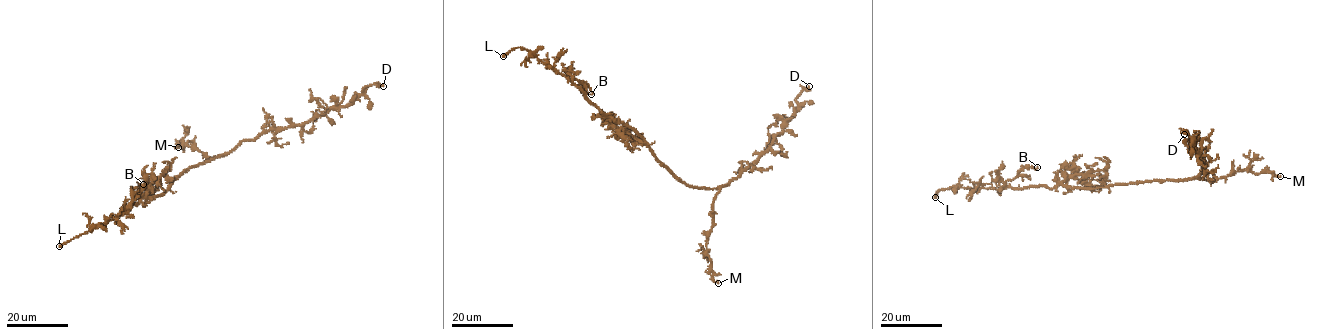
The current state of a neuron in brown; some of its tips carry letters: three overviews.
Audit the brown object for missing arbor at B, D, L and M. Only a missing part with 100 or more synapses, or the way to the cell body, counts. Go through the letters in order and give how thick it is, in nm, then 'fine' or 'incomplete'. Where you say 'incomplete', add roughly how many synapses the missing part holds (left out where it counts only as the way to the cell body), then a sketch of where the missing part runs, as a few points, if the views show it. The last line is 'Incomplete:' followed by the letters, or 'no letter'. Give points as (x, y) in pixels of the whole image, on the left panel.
B: 180 nm thick; fine
D: 220 nm thick; fine
L: 260 nm thick; incomplete
M: 180 nm thick; fine
Incomplete: L

